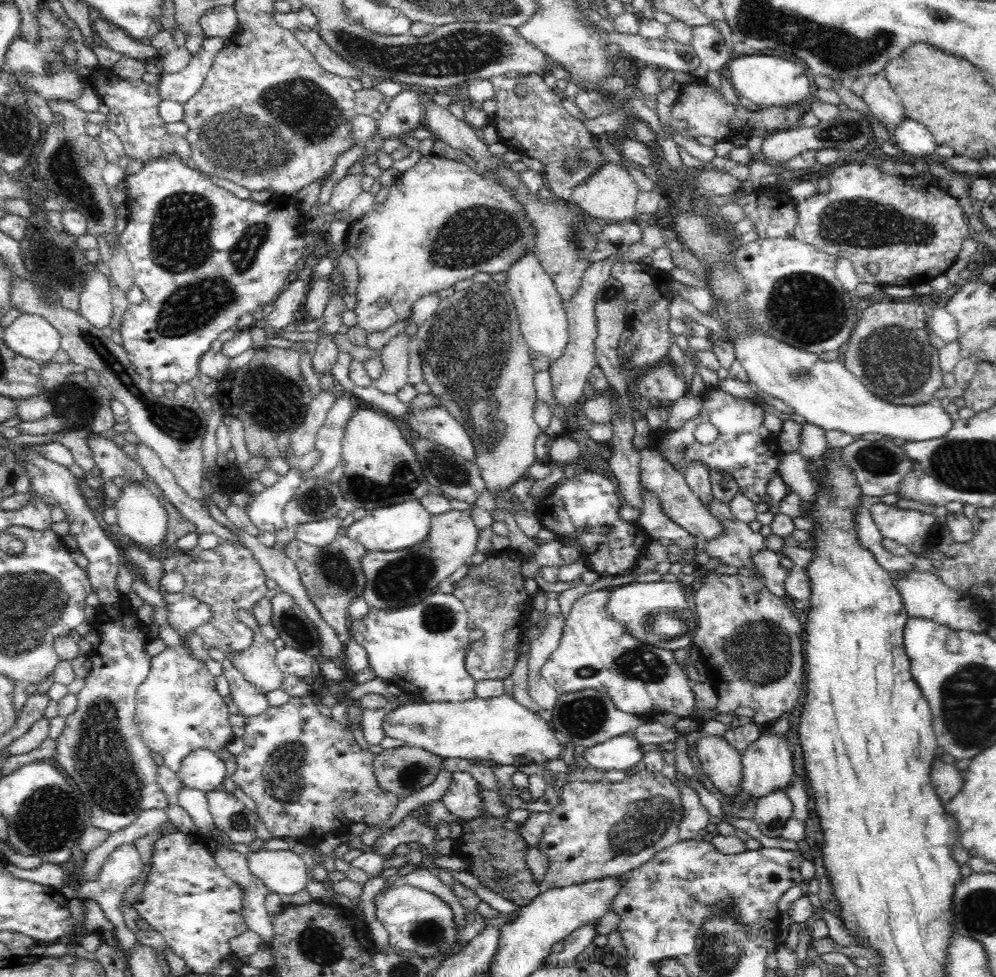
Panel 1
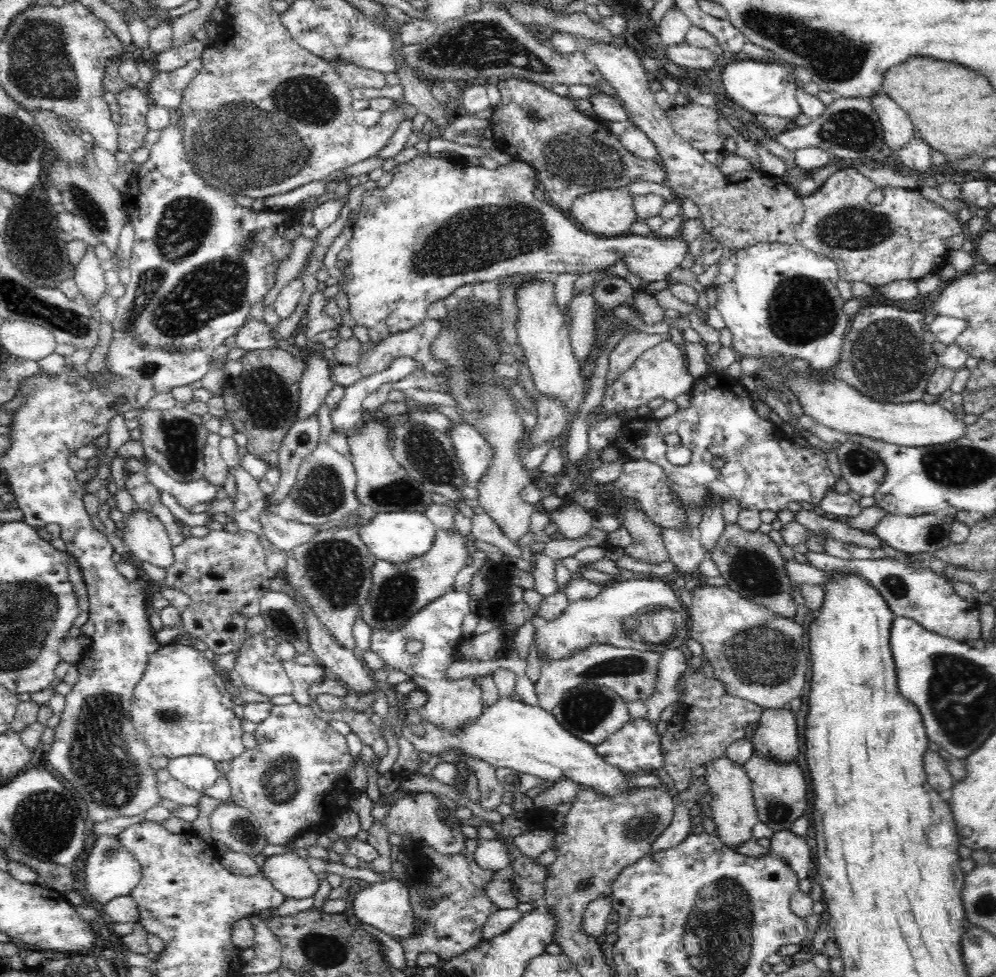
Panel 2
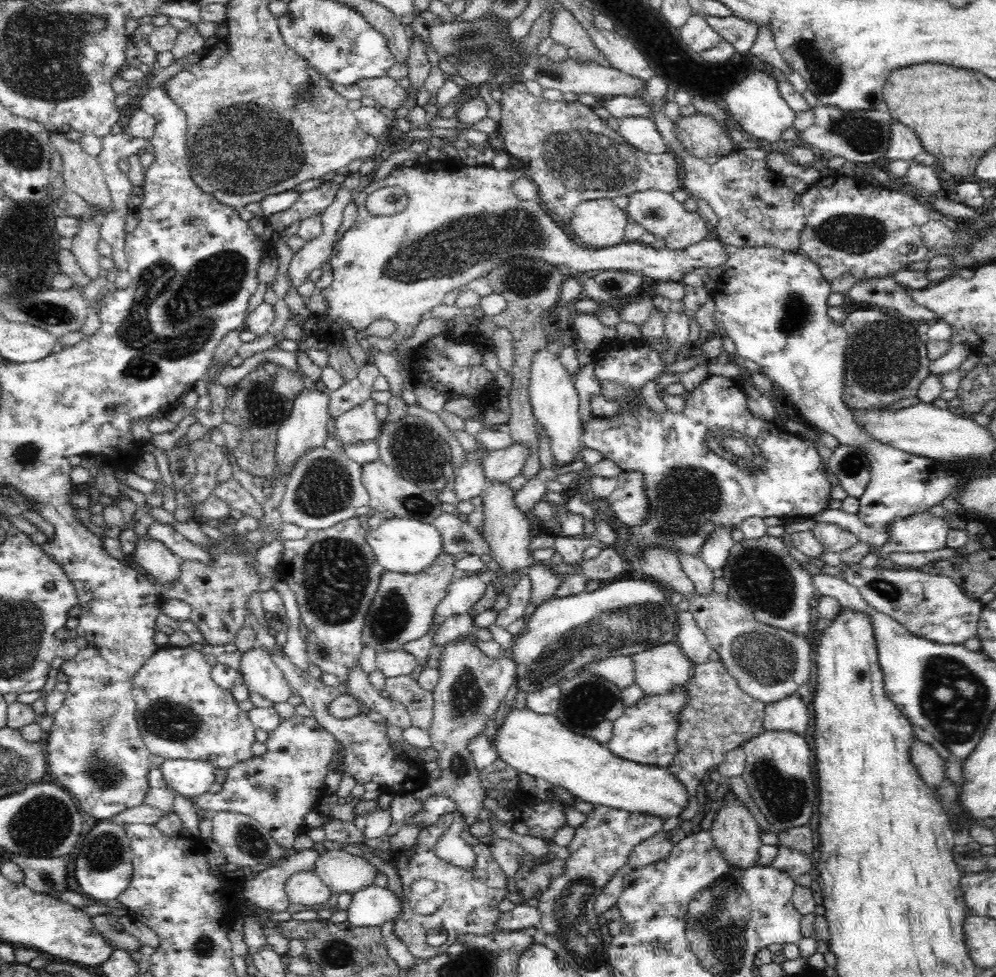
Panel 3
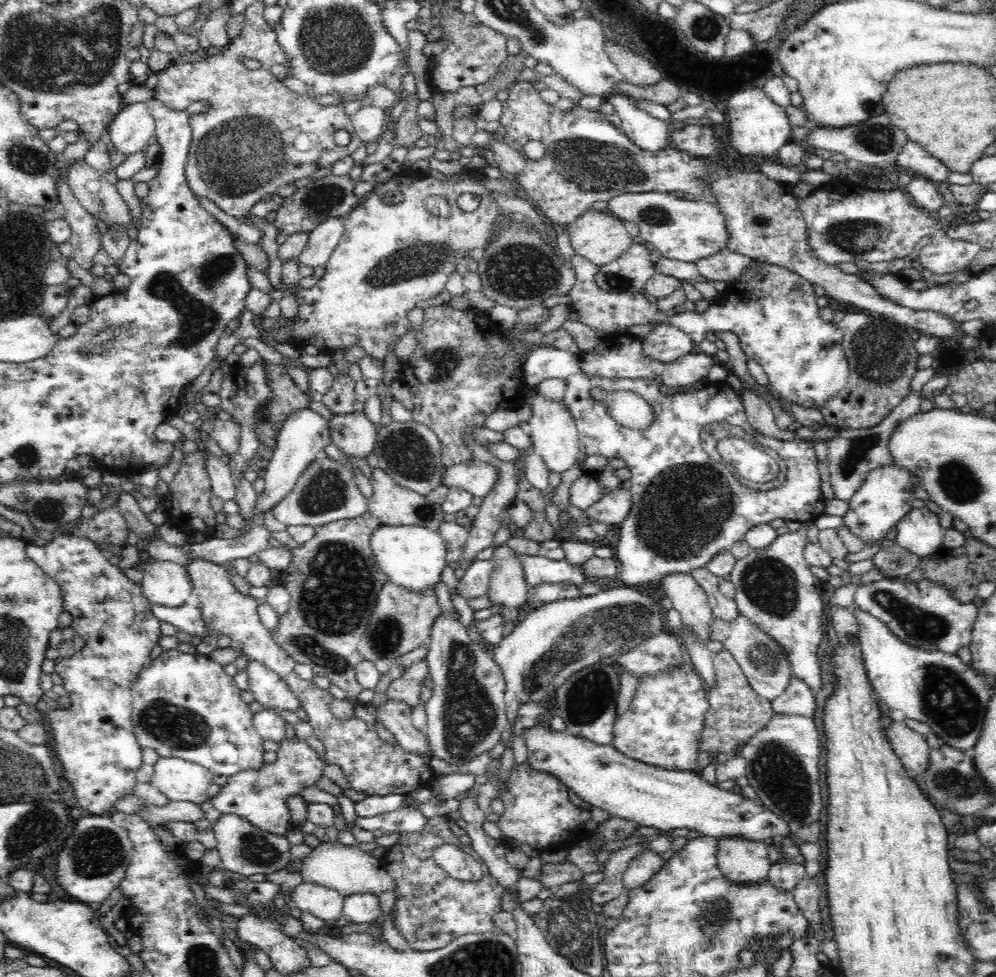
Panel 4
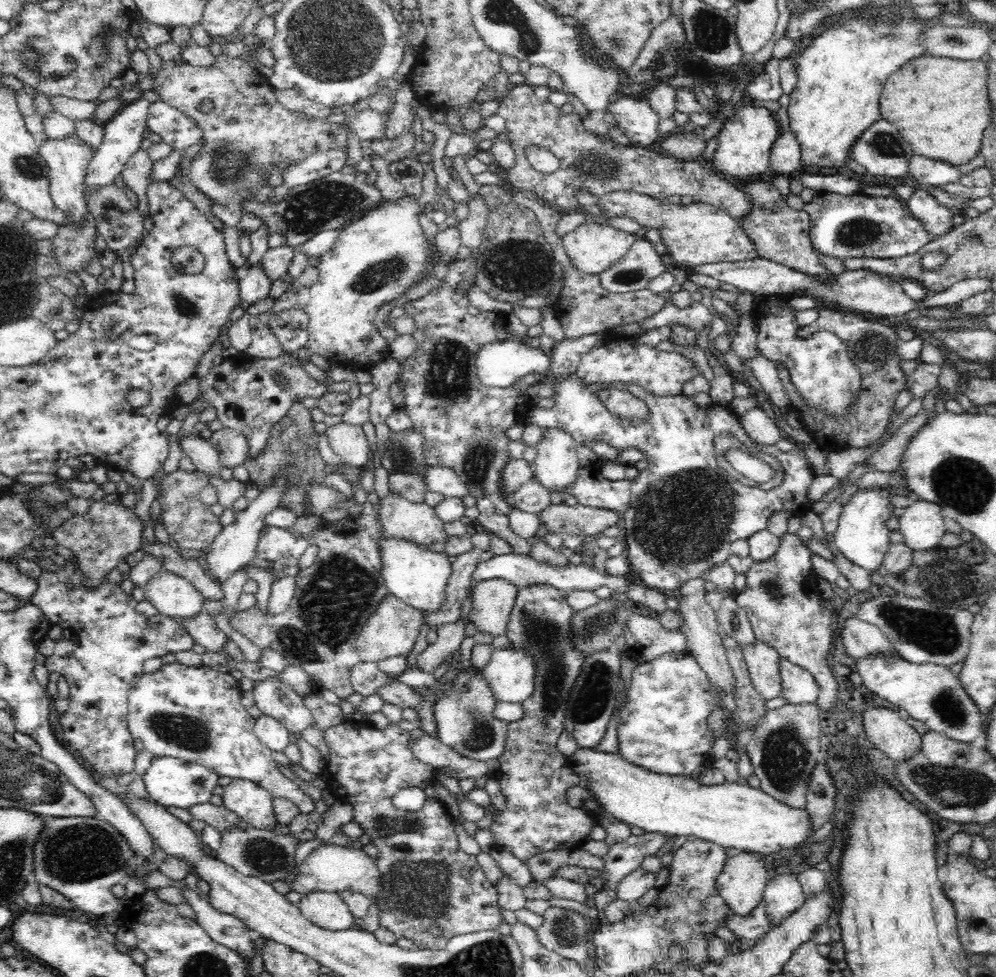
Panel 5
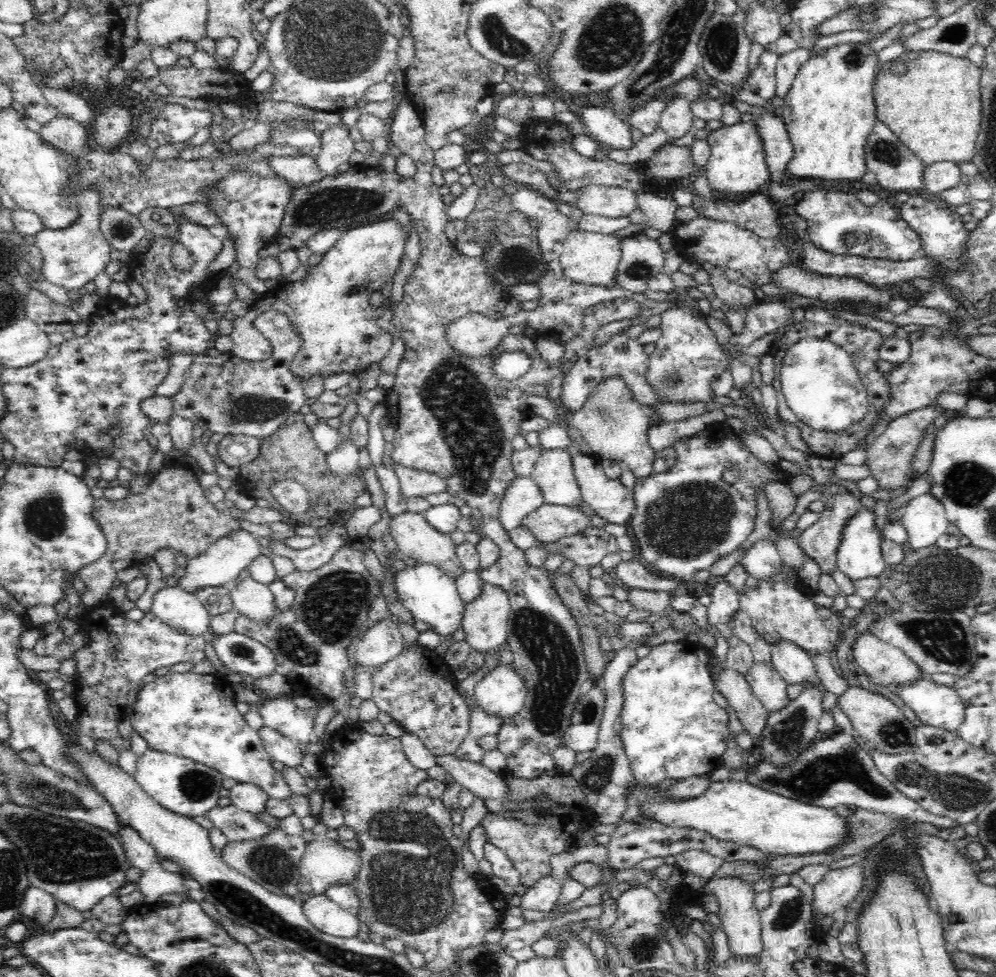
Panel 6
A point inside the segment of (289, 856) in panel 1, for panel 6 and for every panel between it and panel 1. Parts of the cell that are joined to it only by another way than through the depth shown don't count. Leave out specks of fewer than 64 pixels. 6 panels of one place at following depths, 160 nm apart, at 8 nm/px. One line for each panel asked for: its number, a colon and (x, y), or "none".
2: (290, 874)
3: (306, 888)
4: (325, 903)
5: (327, 910)
6: (327, 916)

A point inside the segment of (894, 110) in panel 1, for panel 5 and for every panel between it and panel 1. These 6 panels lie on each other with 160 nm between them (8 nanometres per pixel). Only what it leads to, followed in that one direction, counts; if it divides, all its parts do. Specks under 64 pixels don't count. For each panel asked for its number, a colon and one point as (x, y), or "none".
2: (898, 130)
3: (904, 145)
4: (916, 161)
5: (936, 173)

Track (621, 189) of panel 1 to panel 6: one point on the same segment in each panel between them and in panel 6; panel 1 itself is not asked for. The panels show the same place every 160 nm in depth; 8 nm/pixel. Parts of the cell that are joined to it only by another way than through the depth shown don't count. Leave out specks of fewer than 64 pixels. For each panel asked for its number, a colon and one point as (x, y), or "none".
2: (609, 213)
3: (596, 224)
4: (599, 237)
5: (592, 248)
6: (589, 258)

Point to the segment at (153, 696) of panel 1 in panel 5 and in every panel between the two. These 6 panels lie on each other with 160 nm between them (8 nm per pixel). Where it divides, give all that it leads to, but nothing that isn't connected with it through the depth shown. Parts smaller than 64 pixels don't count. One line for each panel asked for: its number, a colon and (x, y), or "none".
2: (181, 707)
3: (182, 713)
4: (185, 706)
5: (194, 713)

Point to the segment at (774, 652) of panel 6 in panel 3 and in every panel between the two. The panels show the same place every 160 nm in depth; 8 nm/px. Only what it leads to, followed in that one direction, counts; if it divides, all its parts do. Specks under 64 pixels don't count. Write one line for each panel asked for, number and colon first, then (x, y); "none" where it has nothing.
3: (790, 714)
4: (797, 699)
5: (798, 687)

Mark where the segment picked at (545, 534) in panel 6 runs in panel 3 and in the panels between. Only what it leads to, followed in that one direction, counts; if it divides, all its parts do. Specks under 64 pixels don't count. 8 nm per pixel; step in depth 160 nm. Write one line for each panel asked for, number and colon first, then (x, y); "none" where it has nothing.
3: (628, 501)
4: (611, 509)
5: (578, 520)

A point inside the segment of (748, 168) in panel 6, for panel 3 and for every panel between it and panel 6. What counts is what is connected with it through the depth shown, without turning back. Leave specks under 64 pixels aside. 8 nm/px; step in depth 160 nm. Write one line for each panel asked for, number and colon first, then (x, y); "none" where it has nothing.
3: (755, 101)
4: (758, 127)
5: (746, 140)

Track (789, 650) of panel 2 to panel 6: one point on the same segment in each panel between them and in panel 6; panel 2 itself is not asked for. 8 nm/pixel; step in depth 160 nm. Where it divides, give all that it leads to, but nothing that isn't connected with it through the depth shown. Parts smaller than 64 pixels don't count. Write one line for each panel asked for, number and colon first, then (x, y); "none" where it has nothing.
3: (769, 664)
4: (764, 663)
5: (763, 662)
6: (766, 684)

